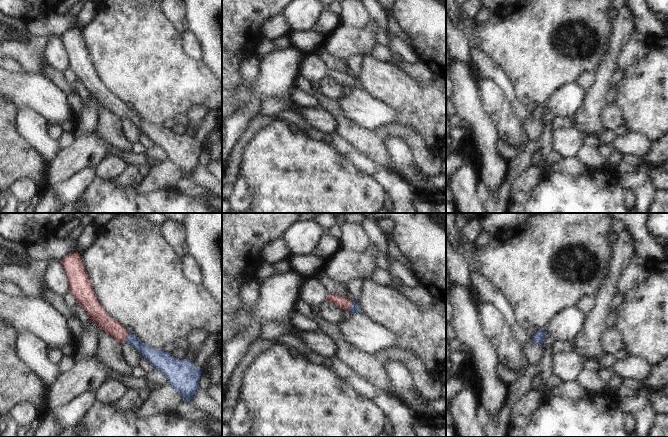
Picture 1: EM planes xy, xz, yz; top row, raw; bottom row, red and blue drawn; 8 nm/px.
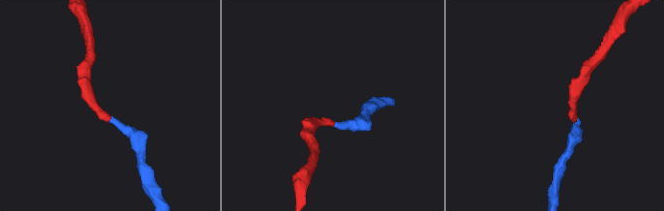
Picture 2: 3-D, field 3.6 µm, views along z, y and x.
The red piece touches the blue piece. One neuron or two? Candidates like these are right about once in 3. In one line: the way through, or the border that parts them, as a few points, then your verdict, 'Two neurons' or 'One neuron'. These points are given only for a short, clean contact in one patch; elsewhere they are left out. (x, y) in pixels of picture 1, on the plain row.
Path across: xy (105, 98), (126, 112), (148, 128). One neuron.

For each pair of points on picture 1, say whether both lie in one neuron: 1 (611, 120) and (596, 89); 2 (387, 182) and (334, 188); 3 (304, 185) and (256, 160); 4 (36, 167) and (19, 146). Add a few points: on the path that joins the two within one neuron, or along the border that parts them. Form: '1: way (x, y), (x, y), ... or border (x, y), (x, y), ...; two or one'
1: border (608, 104), (602, 111), (602, 125), (604, 129); two
2: border (358, 170), (373, 178), (386, 192); two
3: way (292, 178), (268, 161); one
4: way (31, 162), (20, 151); one

